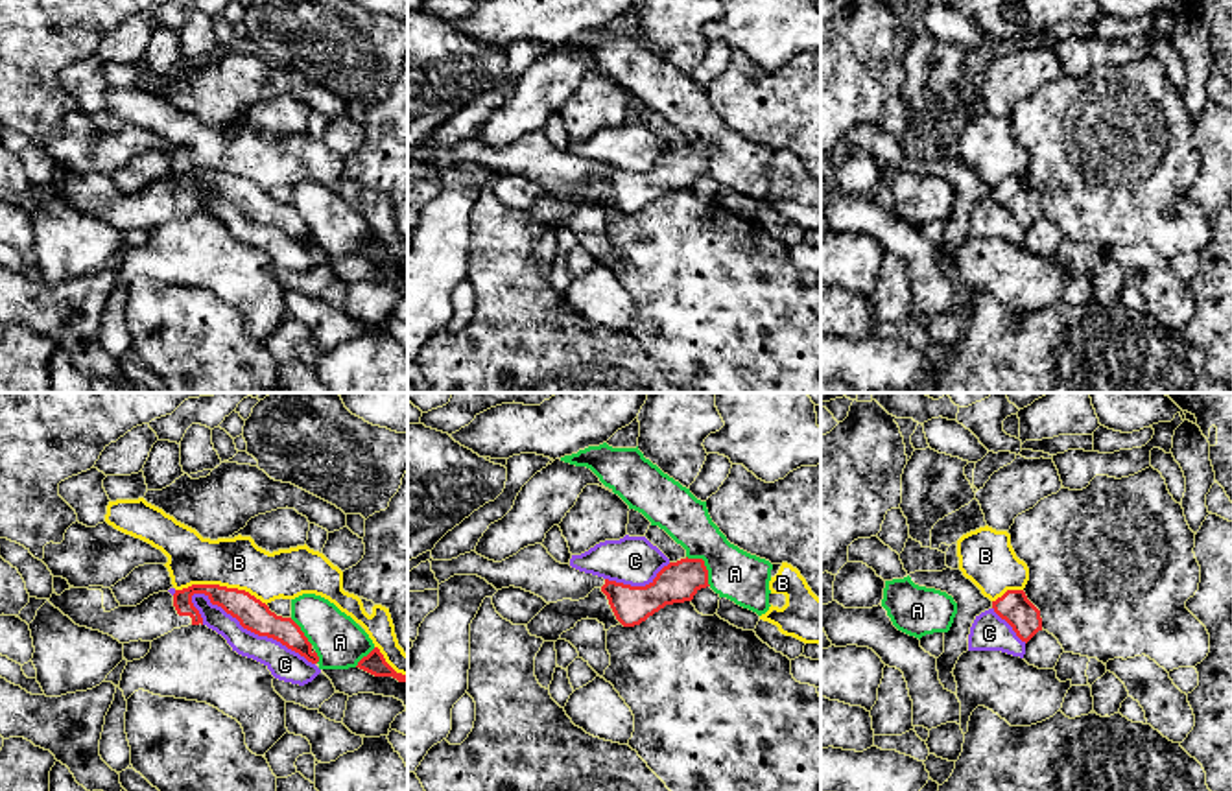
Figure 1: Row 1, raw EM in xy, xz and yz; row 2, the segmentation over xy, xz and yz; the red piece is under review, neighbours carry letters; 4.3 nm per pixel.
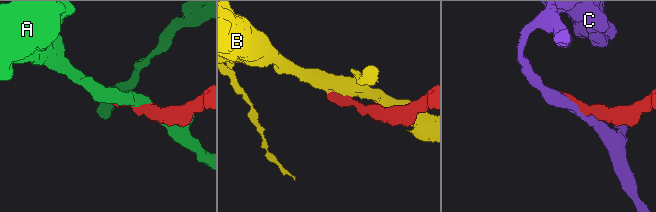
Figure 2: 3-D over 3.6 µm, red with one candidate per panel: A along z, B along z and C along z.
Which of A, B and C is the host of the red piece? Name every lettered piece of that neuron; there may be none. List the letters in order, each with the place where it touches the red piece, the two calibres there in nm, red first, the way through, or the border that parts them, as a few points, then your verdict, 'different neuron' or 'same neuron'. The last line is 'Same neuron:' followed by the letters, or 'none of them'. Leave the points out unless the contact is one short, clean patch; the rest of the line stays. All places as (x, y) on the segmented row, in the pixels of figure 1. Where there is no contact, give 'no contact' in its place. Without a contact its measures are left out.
A: contact xz (703, 565); calibres 180 and 220 nm; different neuron
B: contact xy (222, 587); calibres 140 and 220 nm; different neuron
C: contact xy (253, 631); calibres 140 and 140 nm; different neuron
Same neuron: none of them

